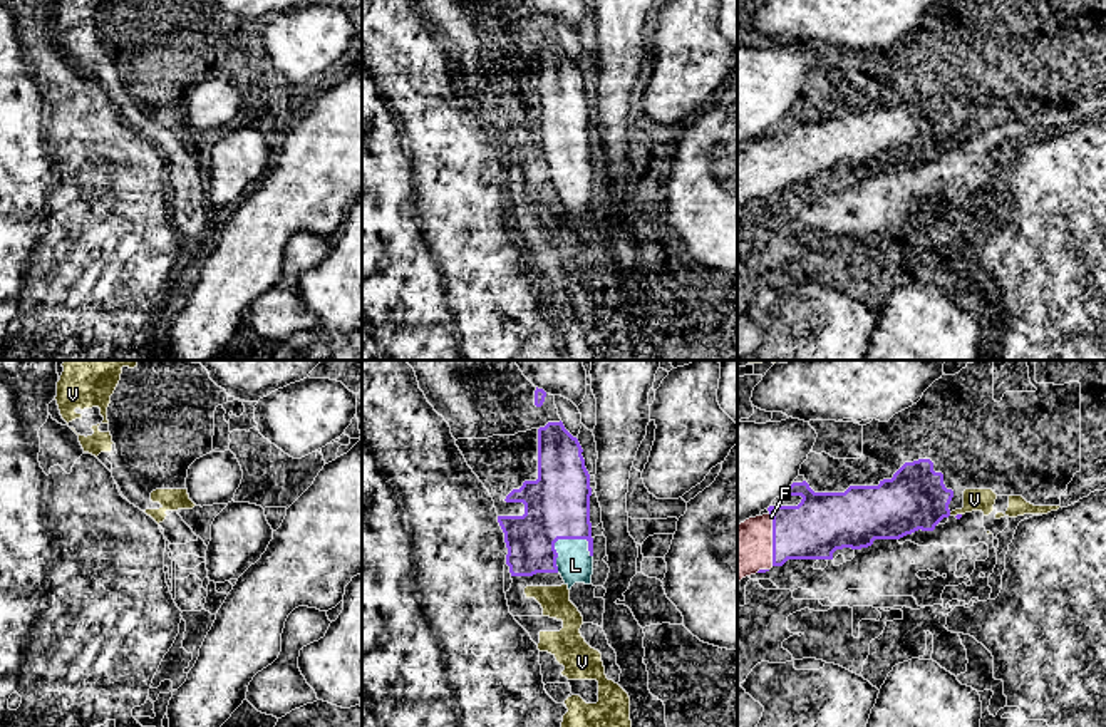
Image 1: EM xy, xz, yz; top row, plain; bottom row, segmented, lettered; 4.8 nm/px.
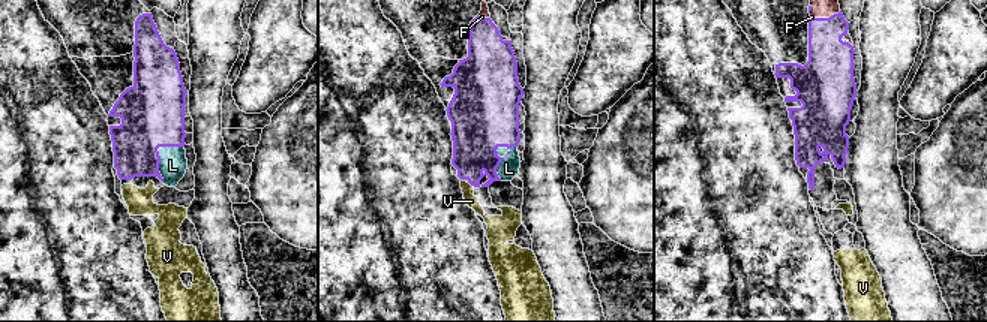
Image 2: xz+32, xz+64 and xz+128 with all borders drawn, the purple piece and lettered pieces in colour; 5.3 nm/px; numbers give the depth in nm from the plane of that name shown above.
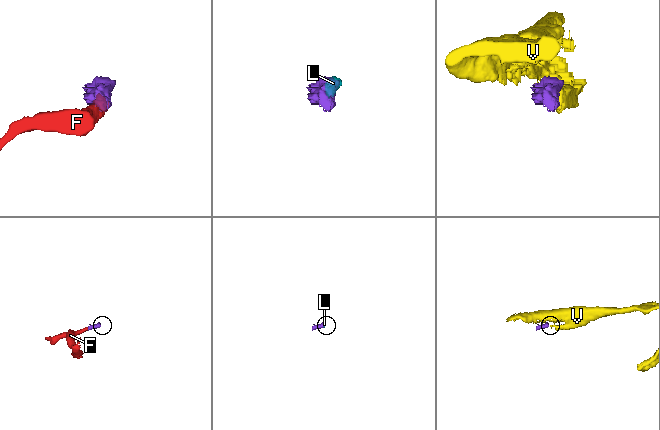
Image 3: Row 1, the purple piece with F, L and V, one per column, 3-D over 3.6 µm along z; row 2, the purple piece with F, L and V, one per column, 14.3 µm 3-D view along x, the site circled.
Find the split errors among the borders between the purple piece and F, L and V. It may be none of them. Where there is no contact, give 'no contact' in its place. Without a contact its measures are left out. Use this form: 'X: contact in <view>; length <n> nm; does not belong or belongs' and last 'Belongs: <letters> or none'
F: contact in yz; length 260 nm; belongs
L: contact in xz; length 220 nm; belongs
V: contact in yz; length 40 nm; does not belong
Belongs: F, L

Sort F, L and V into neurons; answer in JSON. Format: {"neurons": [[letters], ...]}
{"neurons": [["F", "L"], ["V"]]}

